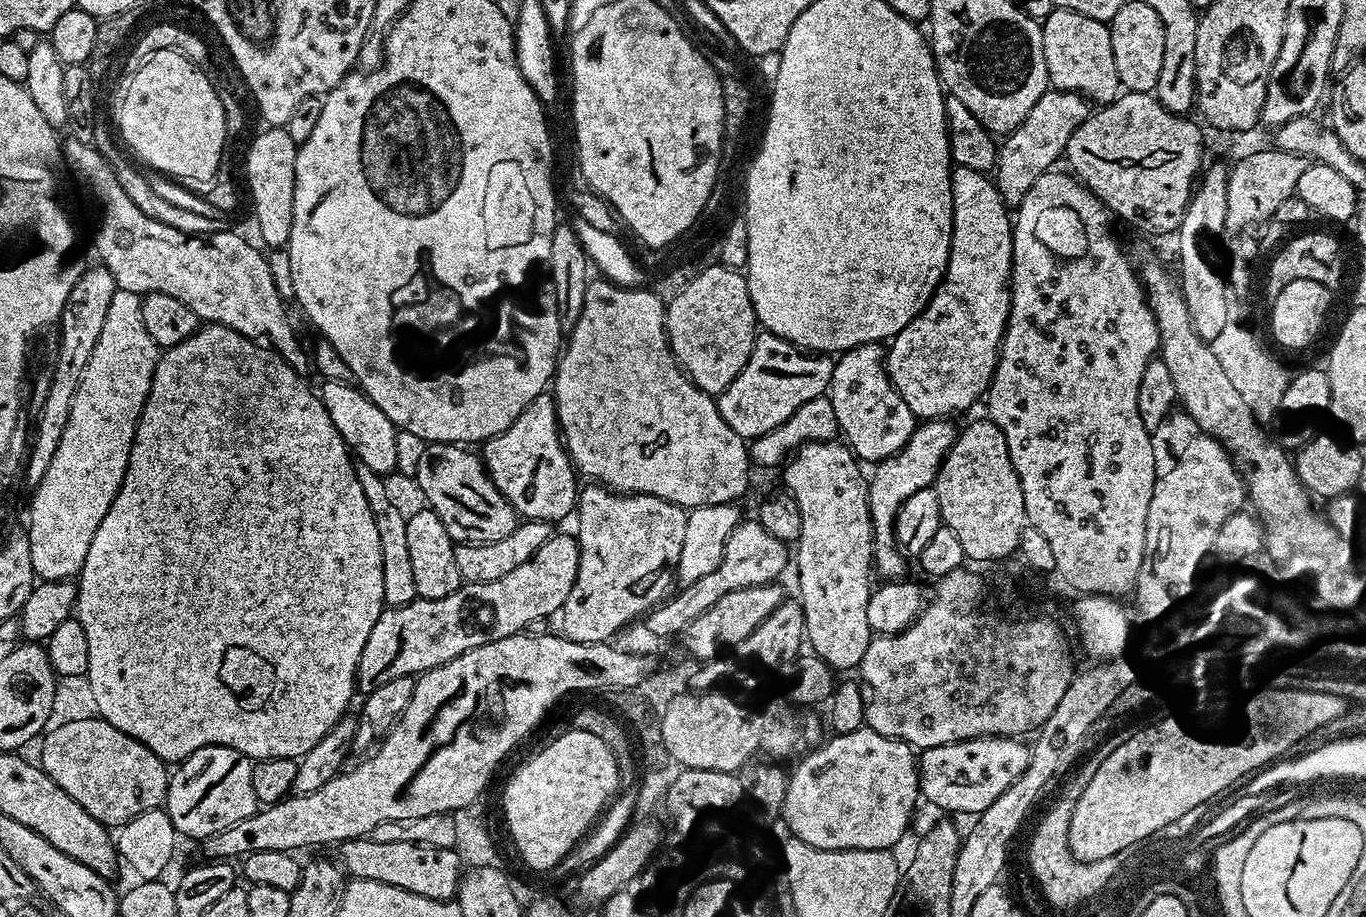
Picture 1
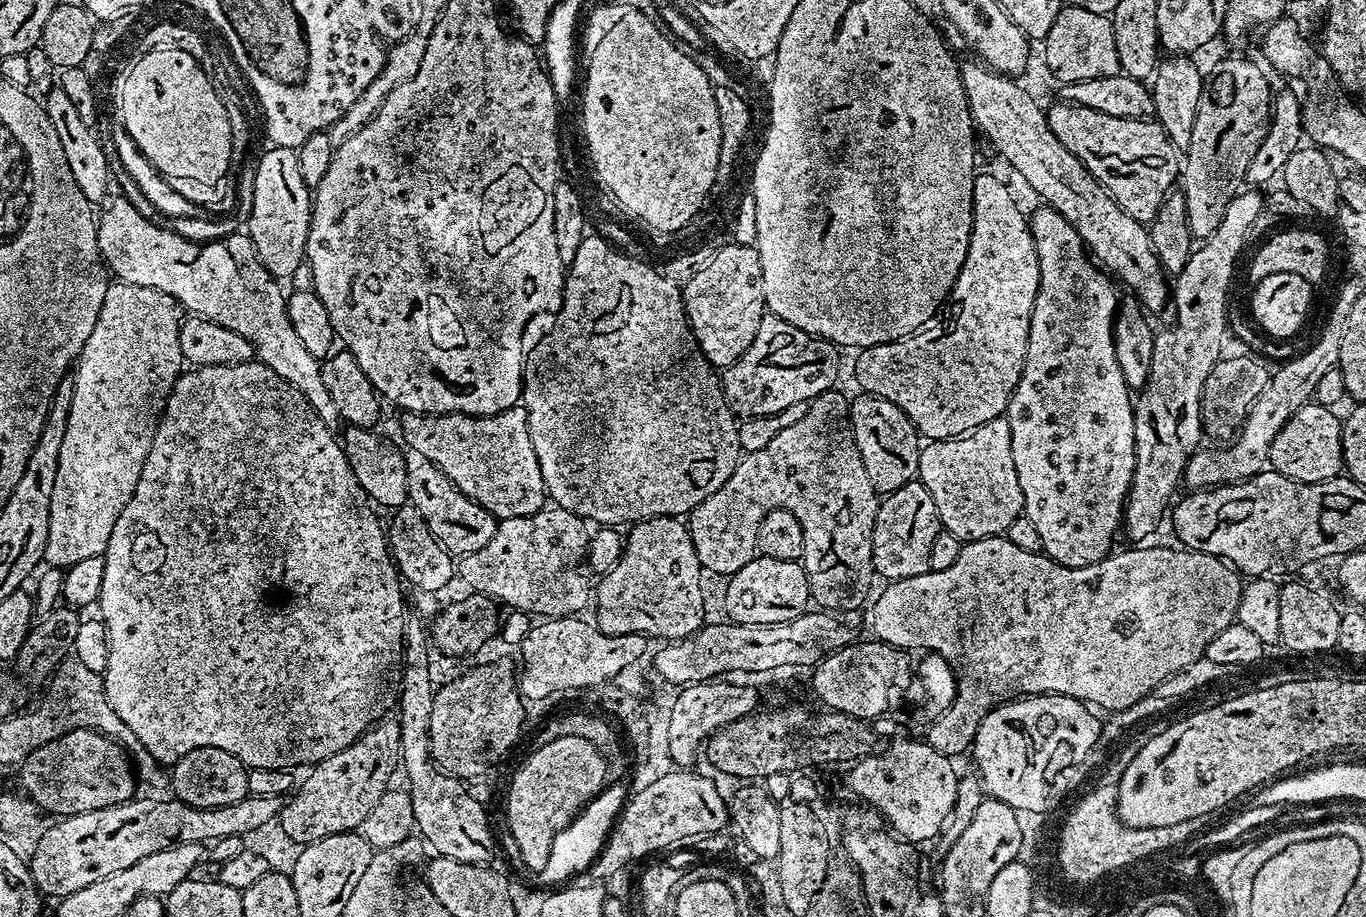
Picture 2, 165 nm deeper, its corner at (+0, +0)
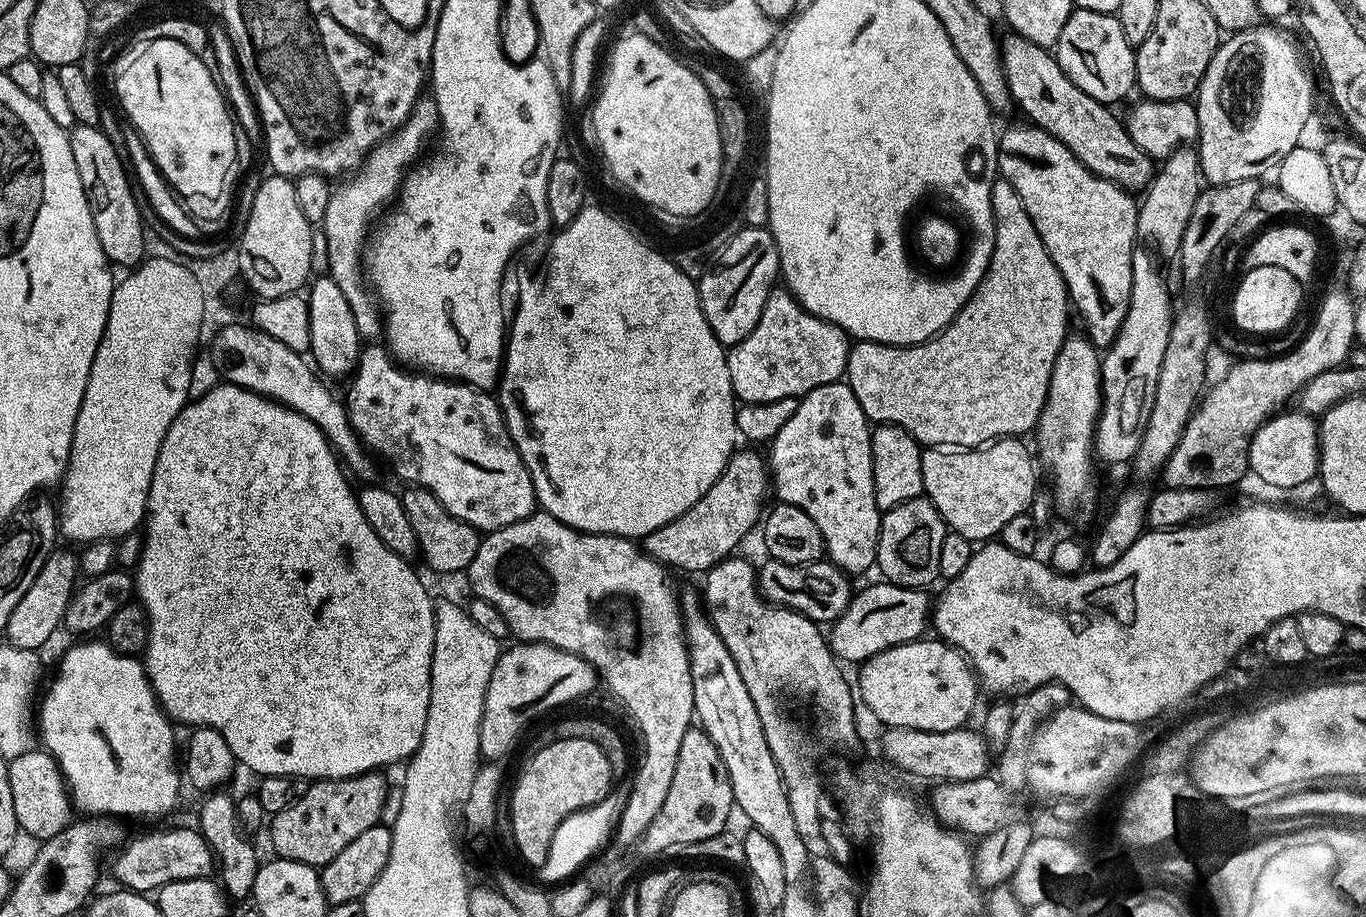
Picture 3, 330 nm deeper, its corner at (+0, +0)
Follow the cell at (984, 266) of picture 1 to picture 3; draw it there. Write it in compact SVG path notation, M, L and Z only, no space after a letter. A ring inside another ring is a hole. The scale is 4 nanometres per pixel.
M998 178L994 182L994 186L990 190L990 206L992 207L992 215L994 216L994 250L990 254L990 262L988 263L988 269L986 274L982 278L982 282L978 282L978 286L974 290L974 294L971 298L958 310L958 314L953 320L948 323L947 328L940 333L939 336L933 336L932 339L924 341L922 344L909 344L907 346L897 346L894 344L876 344L872 340L861 340L853 343L848 350L848 370L846 373L846 383L854 390L854 398L858 398L858 406L862 406L862 410L868 415L869 421L873 425L879 426L882 424L893 424L899 428L905 428L905 430L914 437L917 444L921 446L947 446L952 450L967 450L970 448L978 448L986 444L991 444L994 440L1003 440L1005 436L1014 436L1017 438L1024 438L1035 429L1038 418L1042 414L1044 409L1044 403L1048 397L1048 387L1050 386L1050 374L1054 370L1054 358L1058 358L1058 350L1064 341L1068 339L1070 335L1070 329L1068 329L1068 308L1070 312L1070 297L1068 295L1068 287L1064 285L1064 279L1062 274L1058 270L1058 266L1054 266L1054 262L1050 258L1050 254L1046 250L1046 246L1042 246L1042 238L1038 238L1038 230L1034 230L1034 222L1030 222L1030 214L1026 214L1026 206L1022 206L1022 198L1018 198L1018 190L1014 190L1014 186L1010 186L1010 182L1006 182L1003 178Z

